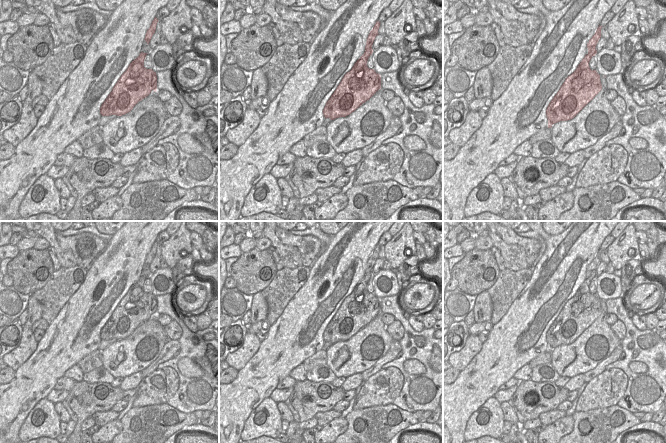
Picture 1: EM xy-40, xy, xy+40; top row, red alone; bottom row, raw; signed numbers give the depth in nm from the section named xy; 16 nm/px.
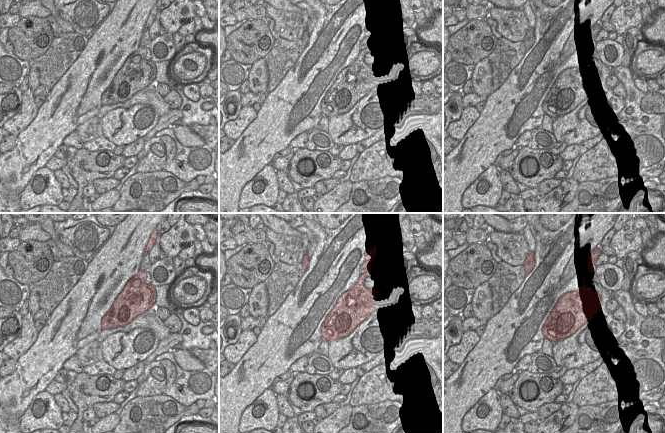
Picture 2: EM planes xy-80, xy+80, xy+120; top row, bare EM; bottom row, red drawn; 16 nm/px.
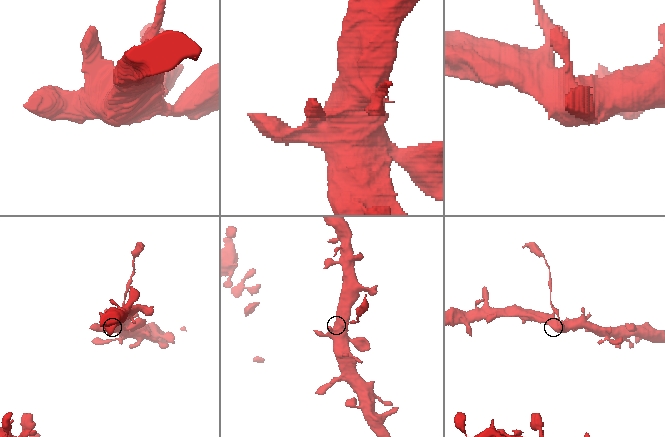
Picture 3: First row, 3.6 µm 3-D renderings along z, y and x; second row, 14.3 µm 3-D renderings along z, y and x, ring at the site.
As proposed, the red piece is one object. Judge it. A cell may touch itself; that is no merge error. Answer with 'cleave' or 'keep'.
cleave

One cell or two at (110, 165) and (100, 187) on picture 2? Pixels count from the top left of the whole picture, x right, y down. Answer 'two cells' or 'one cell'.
two cells

